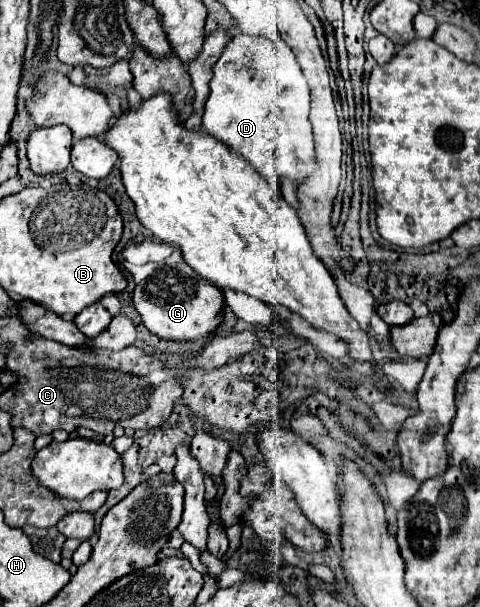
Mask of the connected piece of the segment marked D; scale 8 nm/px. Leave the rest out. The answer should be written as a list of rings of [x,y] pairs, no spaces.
[[[234,36],[212,66],[208,88],[202,126],[244,156],[266,182],[270,182],[270,140],[276,144],[278,172],[290,178],[314,172],[314,140],[308,120],[310,92],[292,50],[284,42],[272,44],[262,38]]]

